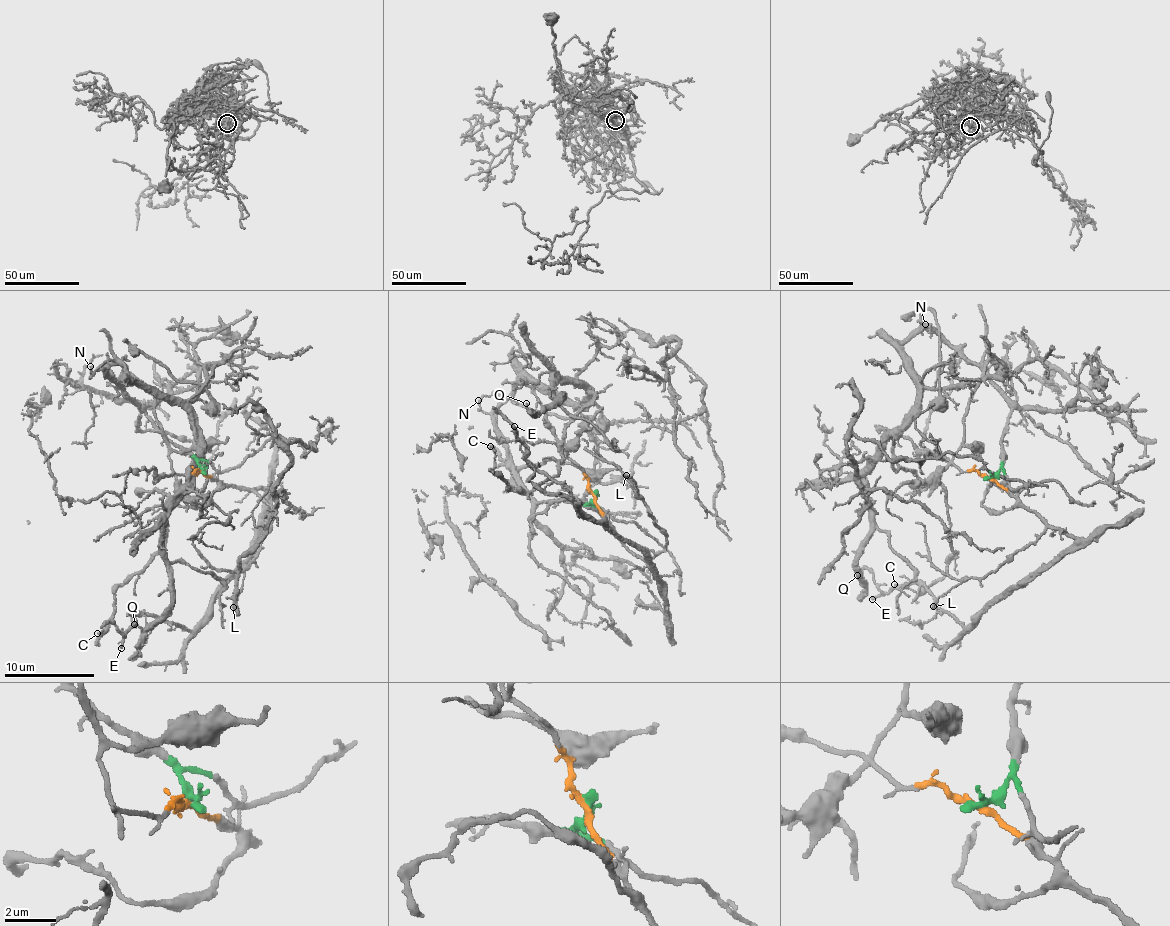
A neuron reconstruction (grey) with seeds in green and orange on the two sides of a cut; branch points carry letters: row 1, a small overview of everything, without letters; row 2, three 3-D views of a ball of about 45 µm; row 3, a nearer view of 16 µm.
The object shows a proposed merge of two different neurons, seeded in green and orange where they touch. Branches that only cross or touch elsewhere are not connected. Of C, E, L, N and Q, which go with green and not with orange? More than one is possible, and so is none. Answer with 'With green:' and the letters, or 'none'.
With green: C, N, Q

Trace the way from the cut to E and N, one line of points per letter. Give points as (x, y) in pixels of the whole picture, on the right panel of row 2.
E: (988, 477), (1075, 540), (966, 627), (926, 587), (897, 586), (872, 600)
N: (988, 477), (1002, 466), (1001, 434), (1010, 405), (978, 365), (962, 359), (925, 323)

